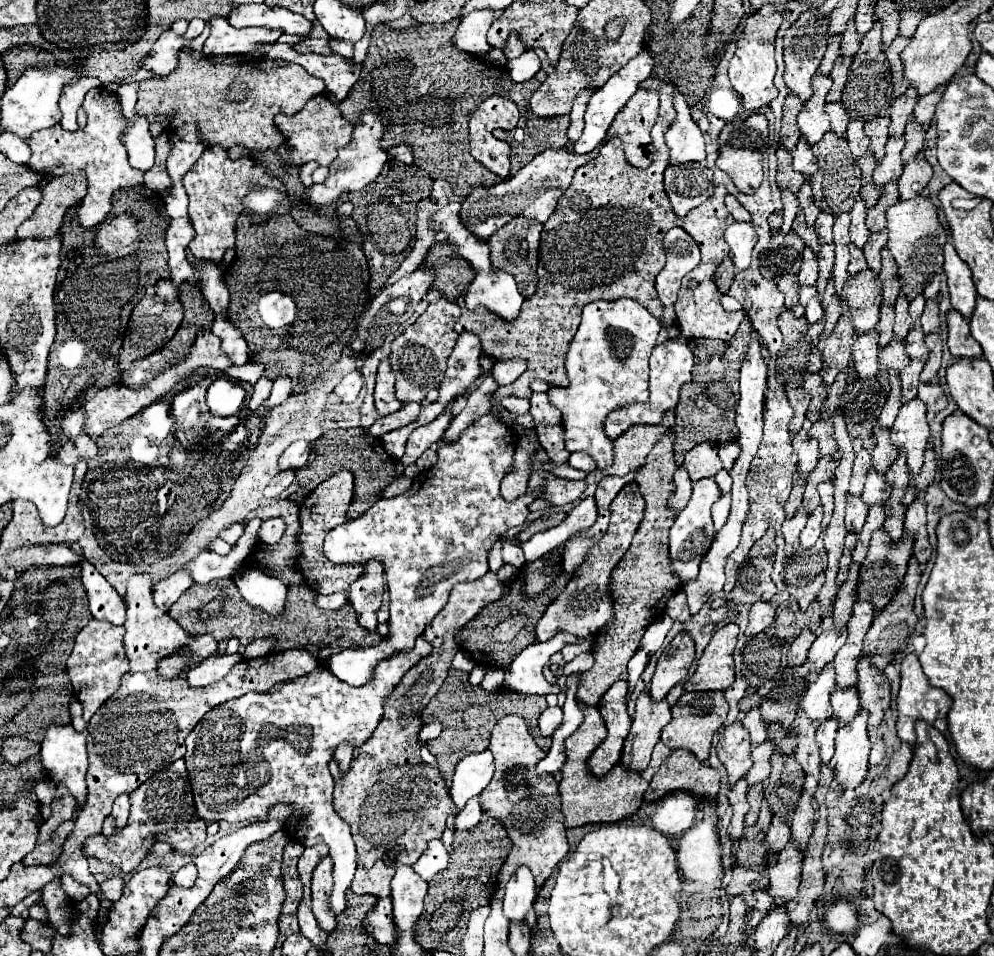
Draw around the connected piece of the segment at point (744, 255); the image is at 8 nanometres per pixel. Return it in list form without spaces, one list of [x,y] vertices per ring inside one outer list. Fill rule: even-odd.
[[[735,221],[733,225],[727,227],[725,231],[725,241],[729,243],[731,247],[731,257],[733,257],[733,263],[739,271],[747,269],[751,265],[751,251],[757,243],[757,233],[755,233],[755,227],[753,223],[745,221],[745,223],[739,223]]]

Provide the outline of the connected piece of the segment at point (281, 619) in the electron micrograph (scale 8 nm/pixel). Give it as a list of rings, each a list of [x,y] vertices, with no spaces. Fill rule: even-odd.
[[[215,579],[207,585],[193,585],[191,589],[187,589],[179,601],[171,607],[169,615],[191,635],[203,635],[209,633],[213,635],[217,641],[225,639],[225,637],[239,637],[241,645],[249,645],[255,639],[261,637],[273,637],[275,639],[275,647],[271,649],[275,651],[287,651],[287,649],[305,649],[309,653],[313,653],[319,661],[327,661],[331,655],[339,653],[341,649],[367,649],[377,645],[383,637],[375,631],[369,631],[365,627],[359,625],[357,613],[351,605],[345,605],[343,609],[337,611],[329,611],[329,609],[321,609],[315,603],[317,593],[307,585],[289,585],[287,587],[287,601],[285,601],[285,609],[281,615],[267,615],[263,609],[259,607],[251,607],[239,593],[237,585],[233,583],[233,579]],[[223,595],[223,611],[215,617],[207,617],[201,619],[199,611],[213,601],[215,597]]]

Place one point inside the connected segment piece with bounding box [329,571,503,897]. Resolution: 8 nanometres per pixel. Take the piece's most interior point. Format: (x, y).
(395, 805)

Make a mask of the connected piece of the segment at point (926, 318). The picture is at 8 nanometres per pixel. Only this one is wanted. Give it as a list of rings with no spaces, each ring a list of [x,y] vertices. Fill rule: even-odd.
[[[927,300],[924,311],[921,315],[921,327],[923,327],[923,333],[933,333],[933,331],[939,331],[941,327],[941,319],[939,319],[939,307],[933,300]]]

